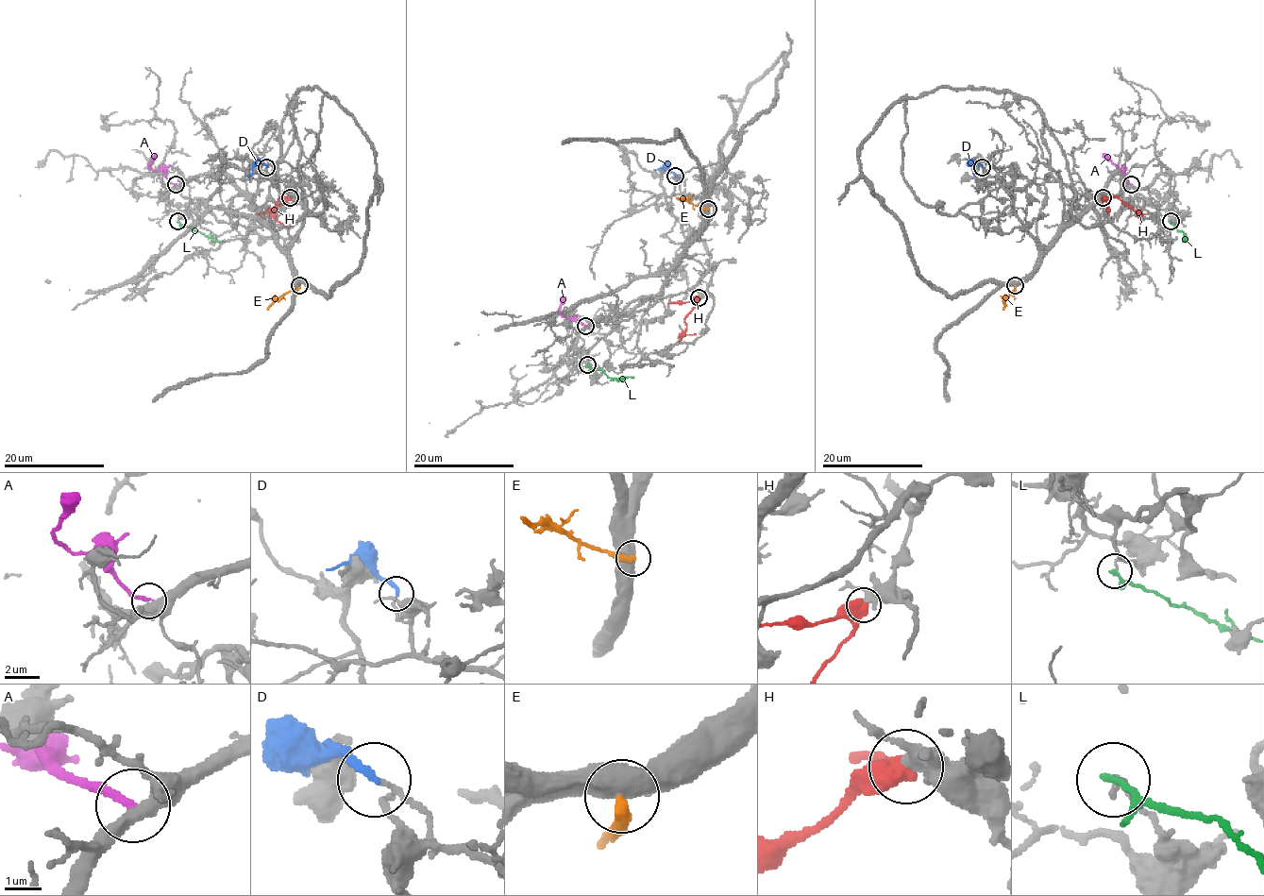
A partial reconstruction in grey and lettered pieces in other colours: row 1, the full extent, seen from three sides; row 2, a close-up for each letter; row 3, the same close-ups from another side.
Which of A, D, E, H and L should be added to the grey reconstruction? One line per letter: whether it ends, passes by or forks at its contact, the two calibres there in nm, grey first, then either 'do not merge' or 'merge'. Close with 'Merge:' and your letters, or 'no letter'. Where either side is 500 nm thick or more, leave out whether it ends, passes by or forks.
A: it ends | 440/220 nm | do not merge
D: it ends | 130/220 nm | do not merge
E: 550/380 nm | do not merge
H: 360/700 nm | do not merge
L: it ends | 150/200 nm | do not merge
Merge: no letter

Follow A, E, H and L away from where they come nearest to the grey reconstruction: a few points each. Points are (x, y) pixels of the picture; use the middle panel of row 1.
A: (585, 326), (572, 317), (564, 317), (558, 311), (565, 296)
E: (708, 209), (676, 197)
H: (699, 296), (684, 321), (685, 334), (696, 333)
L: (587, 364), (599, 368), (610, 378), (633, 378)

